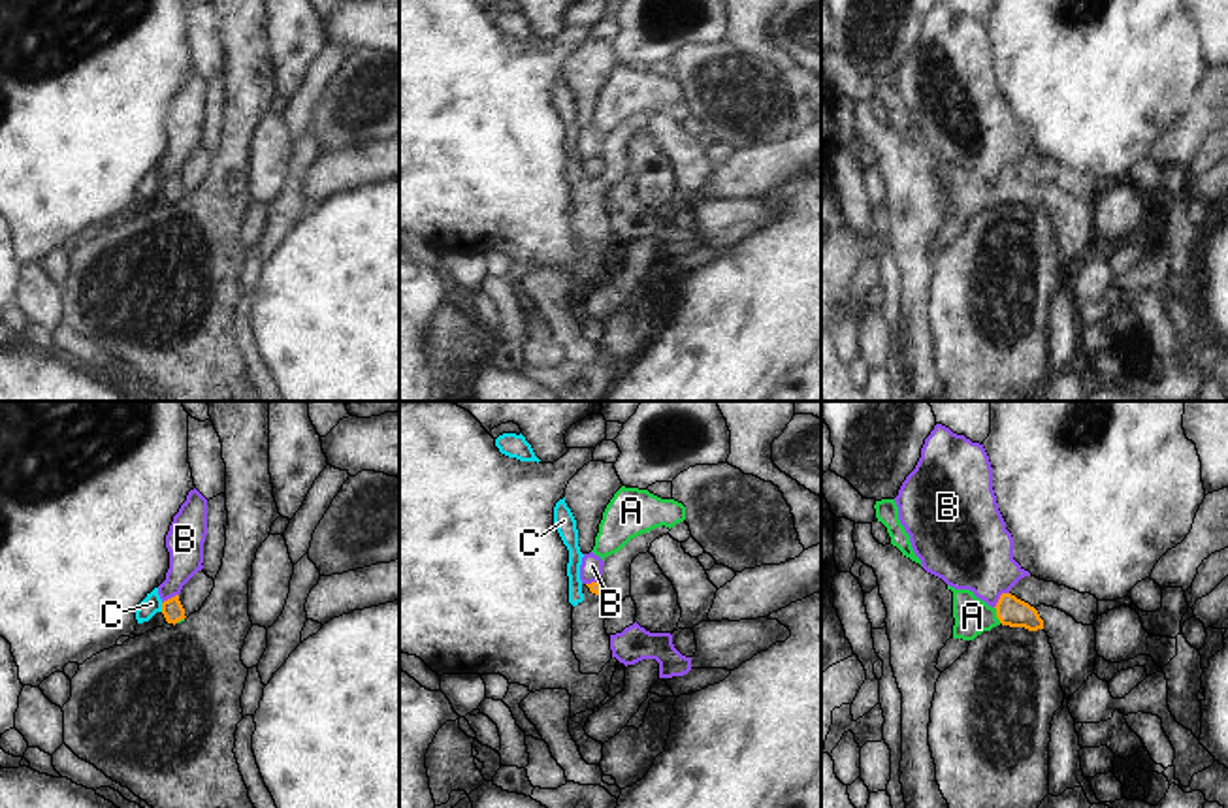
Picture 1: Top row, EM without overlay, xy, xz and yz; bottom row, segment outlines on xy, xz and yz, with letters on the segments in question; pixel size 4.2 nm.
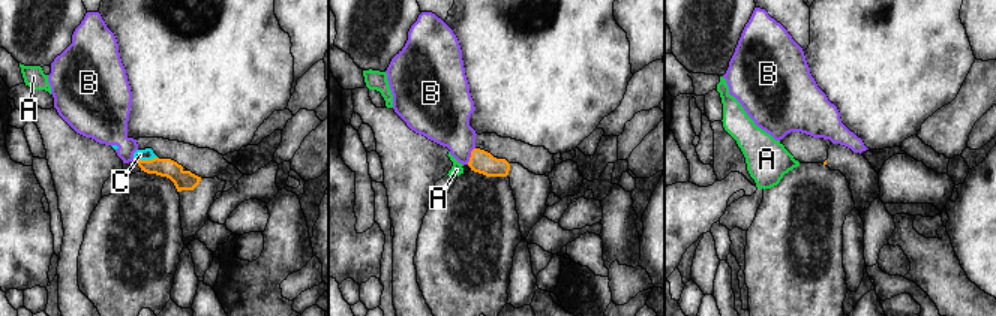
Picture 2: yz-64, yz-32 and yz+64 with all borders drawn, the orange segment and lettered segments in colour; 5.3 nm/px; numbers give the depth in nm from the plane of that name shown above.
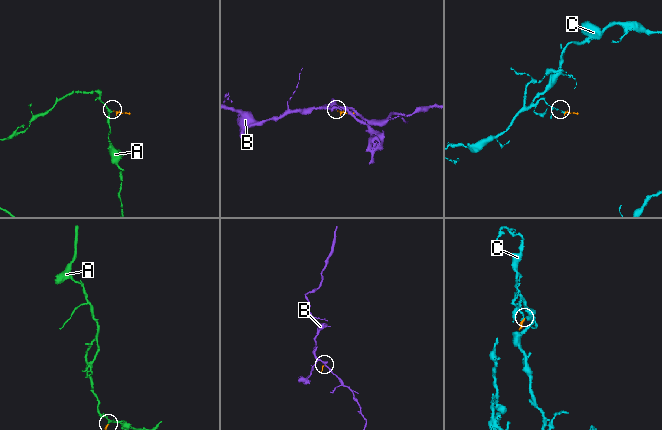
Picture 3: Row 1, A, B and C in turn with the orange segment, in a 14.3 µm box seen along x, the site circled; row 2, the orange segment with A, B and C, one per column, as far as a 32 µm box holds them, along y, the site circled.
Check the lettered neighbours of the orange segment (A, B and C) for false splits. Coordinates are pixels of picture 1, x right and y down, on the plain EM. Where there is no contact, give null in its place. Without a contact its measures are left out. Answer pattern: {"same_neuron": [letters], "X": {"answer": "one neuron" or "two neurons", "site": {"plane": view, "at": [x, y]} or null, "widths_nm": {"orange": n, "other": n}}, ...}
{"same_neuron": ["A"], "A": {"answer": "one neuron", "site": {"plane": "yz", "at": [997, 193]}, "widths_nm": {"orange": 120, "other": 160}}, "B": {"answer": "two neurons", "site": {"plane": "yz", "at": [1001, 176]}, "widths_nm": {"orange": 120, "other": 360}}, "C": {"answer": "two neurons", "site": {"plane": "xy", "at": [162, 185]}, "widths_nm": {"orange": 90, "other": 80}}}

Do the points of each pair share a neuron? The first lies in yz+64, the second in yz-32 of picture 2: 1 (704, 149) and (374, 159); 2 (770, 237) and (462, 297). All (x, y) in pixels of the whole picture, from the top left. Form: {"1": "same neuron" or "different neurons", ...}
{"1": "same neuron", "2": "same neuron"}

